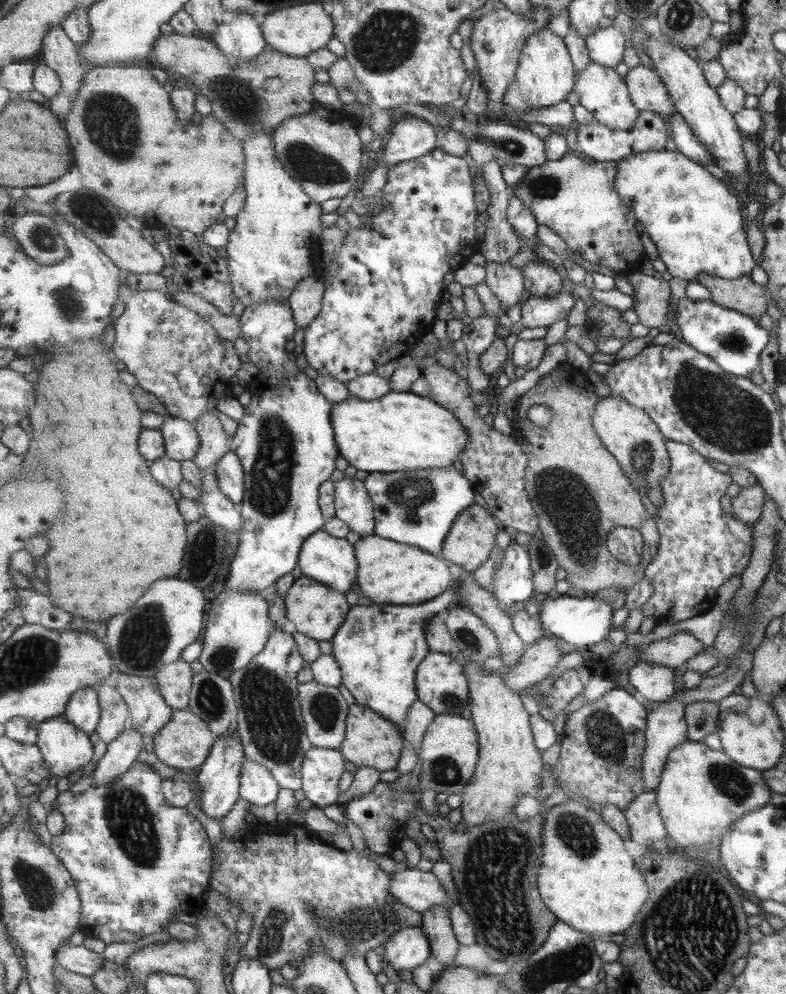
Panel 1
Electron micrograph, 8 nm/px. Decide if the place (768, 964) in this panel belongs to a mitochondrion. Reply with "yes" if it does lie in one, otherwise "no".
no

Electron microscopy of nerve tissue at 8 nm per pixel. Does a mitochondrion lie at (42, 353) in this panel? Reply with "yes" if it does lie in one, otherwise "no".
no

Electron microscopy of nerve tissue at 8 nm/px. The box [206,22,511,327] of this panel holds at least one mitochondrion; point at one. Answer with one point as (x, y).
(311, 165)

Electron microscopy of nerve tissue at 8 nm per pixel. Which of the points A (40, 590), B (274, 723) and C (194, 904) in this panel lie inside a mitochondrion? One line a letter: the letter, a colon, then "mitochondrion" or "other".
A: other
B: mitochondrion
C: other

